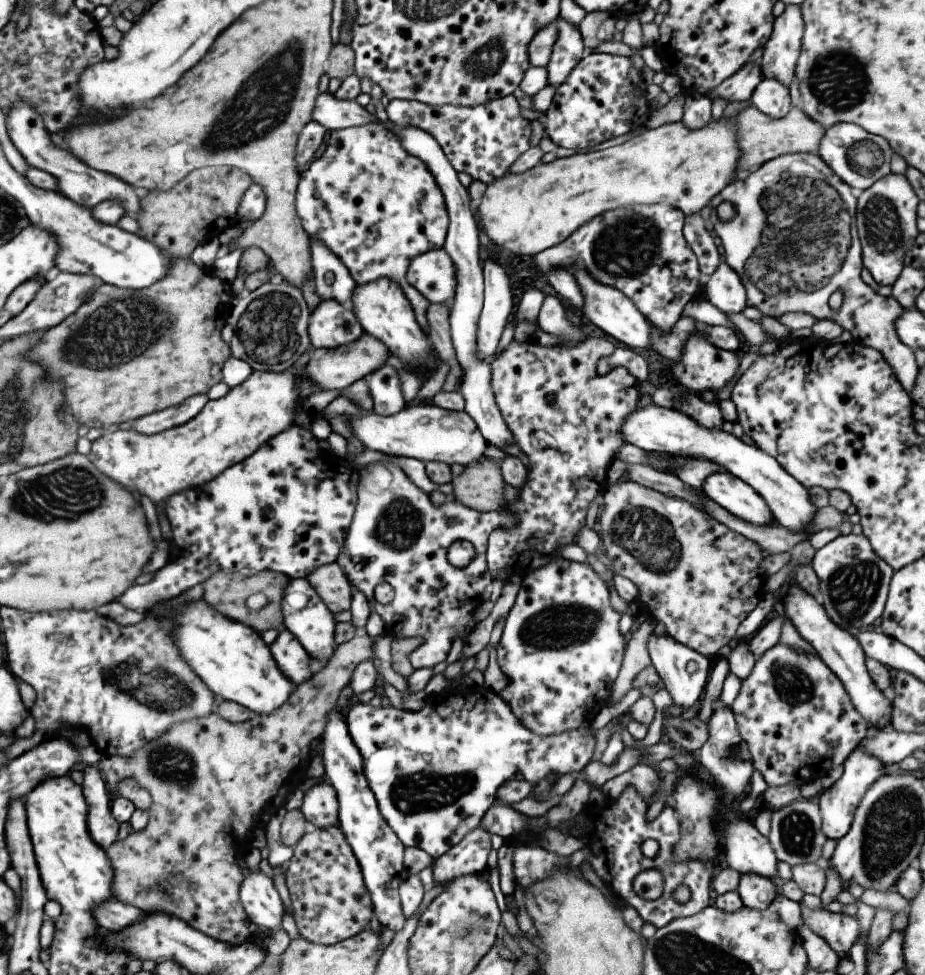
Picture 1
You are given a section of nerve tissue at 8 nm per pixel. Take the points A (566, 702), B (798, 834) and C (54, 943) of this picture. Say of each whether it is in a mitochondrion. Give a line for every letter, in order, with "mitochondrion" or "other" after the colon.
A: other
B: mitochondrion
C: other

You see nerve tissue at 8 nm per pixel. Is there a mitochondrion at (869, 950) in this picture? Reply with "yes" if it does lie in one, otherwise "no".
no

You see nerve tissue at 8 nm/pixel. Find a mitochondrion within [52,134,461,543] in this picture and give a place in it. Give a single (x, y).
(135, 324)

